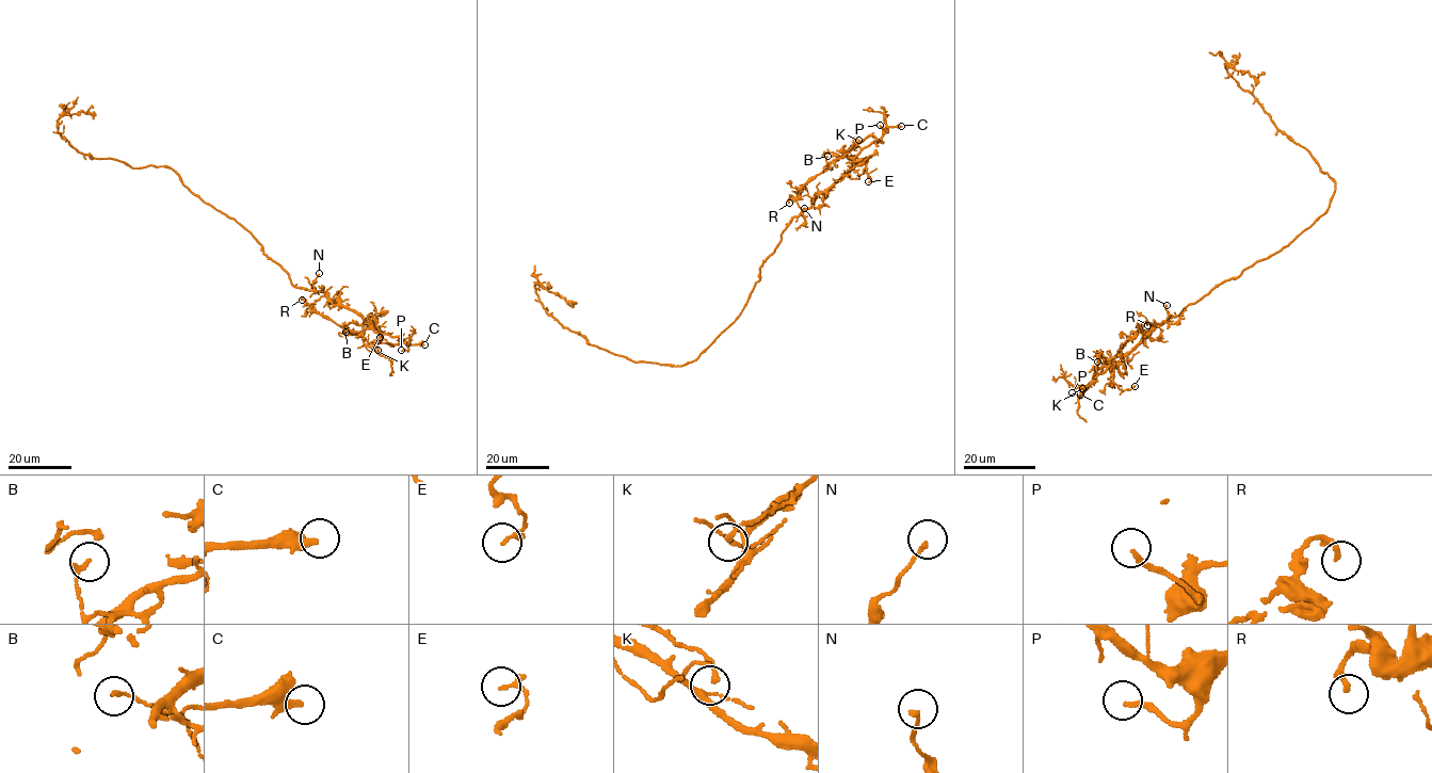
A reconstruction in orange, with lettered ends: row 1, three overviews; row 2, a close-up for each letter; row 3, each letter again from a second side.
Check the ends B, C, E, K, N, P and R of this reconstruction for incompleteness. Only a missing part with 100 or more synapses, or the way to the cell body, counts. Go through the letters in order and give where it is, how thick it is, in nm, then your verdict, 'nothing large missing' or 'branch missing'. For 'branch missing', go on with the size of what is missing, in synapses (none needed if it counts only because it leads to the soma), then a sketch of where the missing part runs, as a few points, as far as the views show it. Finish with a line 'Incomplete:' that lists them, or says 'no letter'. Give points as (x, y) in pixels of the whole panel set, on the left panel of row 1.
B: at (346, 332); 160 nm thick; nothing large missing
C: at (424, 344); 260 nm thick; branch missing; missing branch runs (424, 344), (435, 349), (429, 359), (419, 363), (397, 405)
E: at (380, 337); 170 nm thick; nothing large missing
K: at (377, 350); 160 nm thick; nothing large missing
N: at (319, 273); 160 nm thick; nothing large missing
P: at (401, 350); 200 nm thick; nothing large missing
R: at (302, 300); 190 nm thick; nothing large missing
Incomplete: C

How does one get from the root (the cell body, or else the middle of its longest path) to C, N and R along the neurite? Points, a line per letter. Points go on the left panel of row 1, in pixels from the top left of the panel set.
C: (235, 220), (294, 287), (322, 291), (334, 305), (357, 312), (375, 332), (424, 344)
N: (235, 220), (261, 244), (268, 257), (289, 275), (294, 287), (312, 289), (314, 280), (319, 273)
R: (235, 220), (294, 287), (322, 291), (334, 305), (350, 307), (371, 326), (349, 331), (302, 300)

